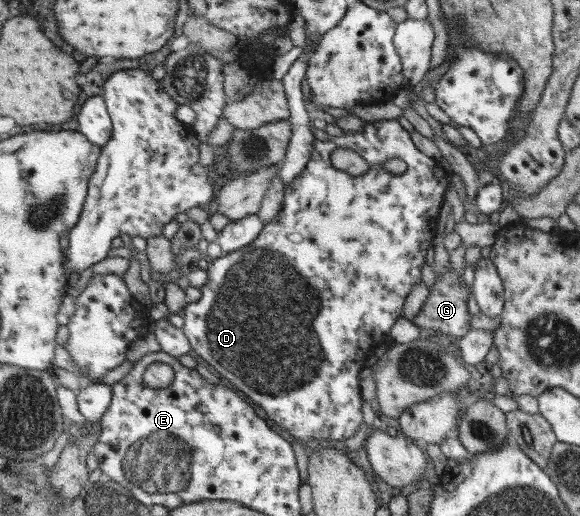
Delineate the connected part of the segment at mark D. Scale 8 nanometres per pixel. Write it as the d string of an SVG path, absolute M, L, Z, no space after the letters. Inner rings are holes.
M397 119L365 122L362 129L355 133L343 132L340 137L330 136L328 141L316 140L311 162L307 168L286 187L284 207L277 220L265 225L262 233L255 242L229 254L222 254L219 258L209 259L207 270L209 271L209 283L201 288L199 301L188 304L183 312L185 320L184 334L190 340L195 353L203 358L209 365L218 371L223 377L235 384L257 405L267 413L267 418L284 428L298 442L306 445L306 442L315 440L343 440L357 434L363 423L364 401L361 398L361 379L359 374L363 368L370 366L373 361L372 350L375 346L388 346L390 343L389 332L395 326L399 317L405 310L405 298L413 290L413 286L421 281L421 270L427 258L427 252L433 244L433 238L437 234L437 220L439 212L445 202L445 194L449 188L447 172L443 170L437 159L421 152ZM338 148L350 148L358 152L370 164L370 169L361 176L353 176L333 166L333 152ZM389 158L400 158L407 164L407 170L401 174L392 174L385 170L385 162Z

